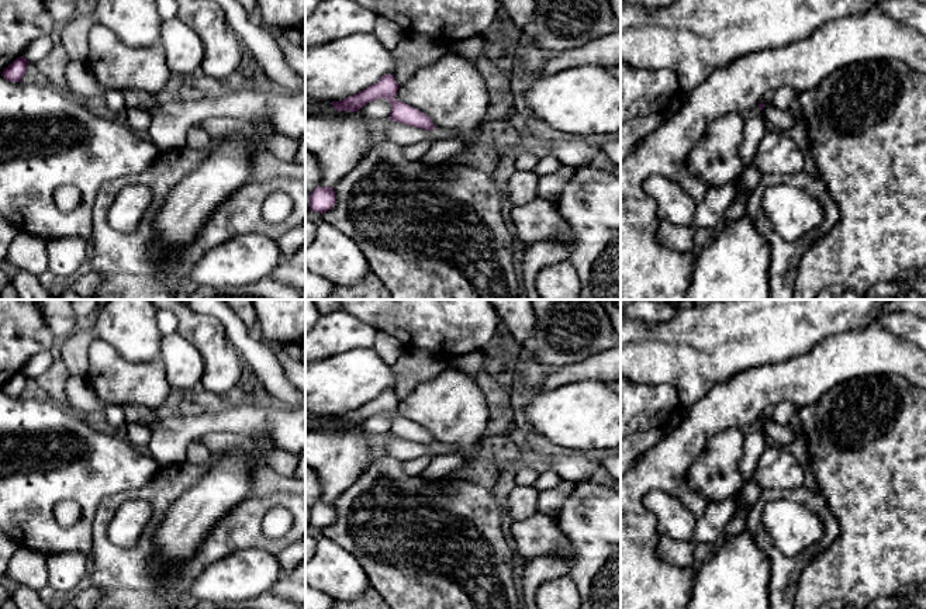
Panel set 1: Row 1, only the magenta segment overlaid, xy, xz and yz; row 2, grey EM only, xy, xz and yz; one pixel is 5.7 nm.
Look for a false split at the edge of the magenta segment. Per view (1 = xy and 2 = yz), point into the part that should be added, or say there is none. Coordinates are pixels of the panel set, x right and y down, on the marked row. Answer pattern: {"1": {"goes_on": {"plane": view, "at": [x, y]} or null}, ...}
{"1": {"goes_on": null}, "2": {"goes_on": null}}

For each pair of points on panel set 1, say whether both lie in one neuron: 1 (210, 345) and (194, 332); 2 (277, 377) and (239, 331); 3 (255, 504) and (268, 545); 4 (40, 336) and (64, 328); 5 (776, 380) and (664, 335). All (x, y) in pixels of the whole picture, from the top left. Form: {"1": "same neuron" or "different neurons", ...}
{"1": "same neuron", "2": "same neuron", "3": "same neuron", "4": "different neurons", "5": "different neurons"}

